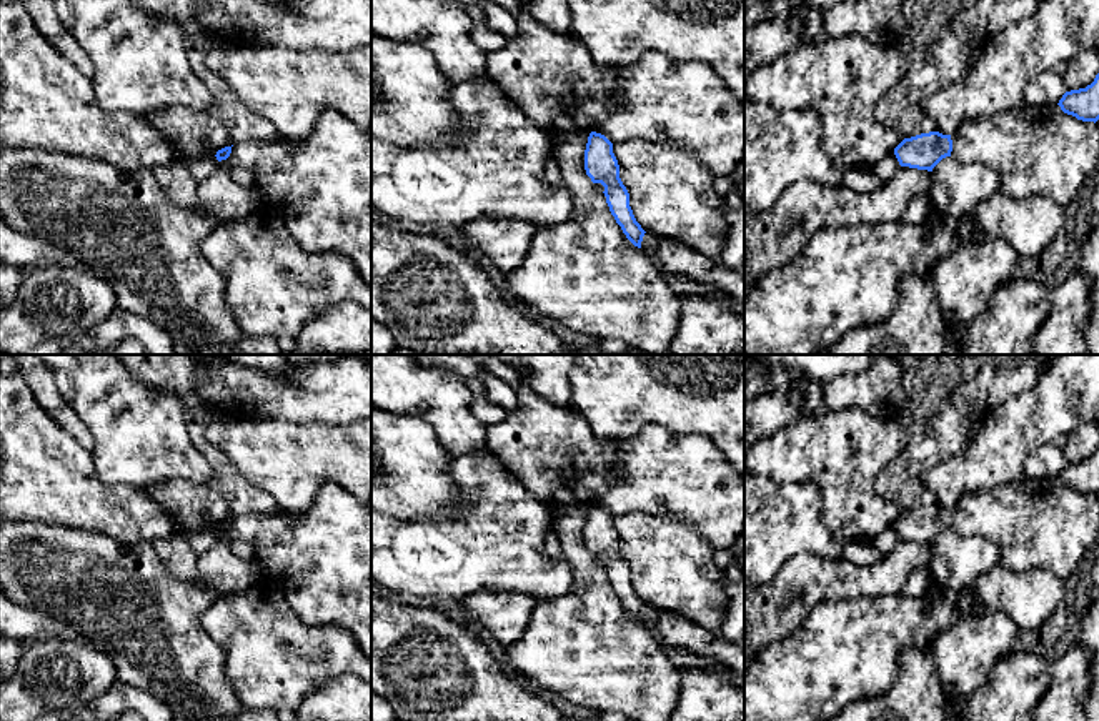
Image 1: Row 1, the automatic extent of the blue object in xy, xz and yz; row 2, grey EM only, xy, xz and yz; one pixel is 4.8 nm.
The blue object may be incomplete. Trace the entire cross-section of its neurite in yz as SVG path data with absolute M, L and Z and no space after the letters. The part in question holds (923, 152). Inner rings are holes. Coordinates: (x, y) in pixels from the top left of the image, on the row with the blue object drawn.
M939 132L921 133L904 138L896 148L894 155L901 167L932 172L932 168L946 157L951 157L951 135Z

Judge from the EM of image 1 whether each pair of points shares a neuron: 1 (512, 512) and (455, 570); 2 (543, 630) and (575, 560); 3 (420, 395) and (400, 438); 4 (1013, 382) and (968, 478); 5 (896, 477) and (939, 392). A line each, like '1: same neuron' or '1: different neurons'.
1: same neuron
2: same neuron
3: different neurons
4: different neurons
5: same neuron

